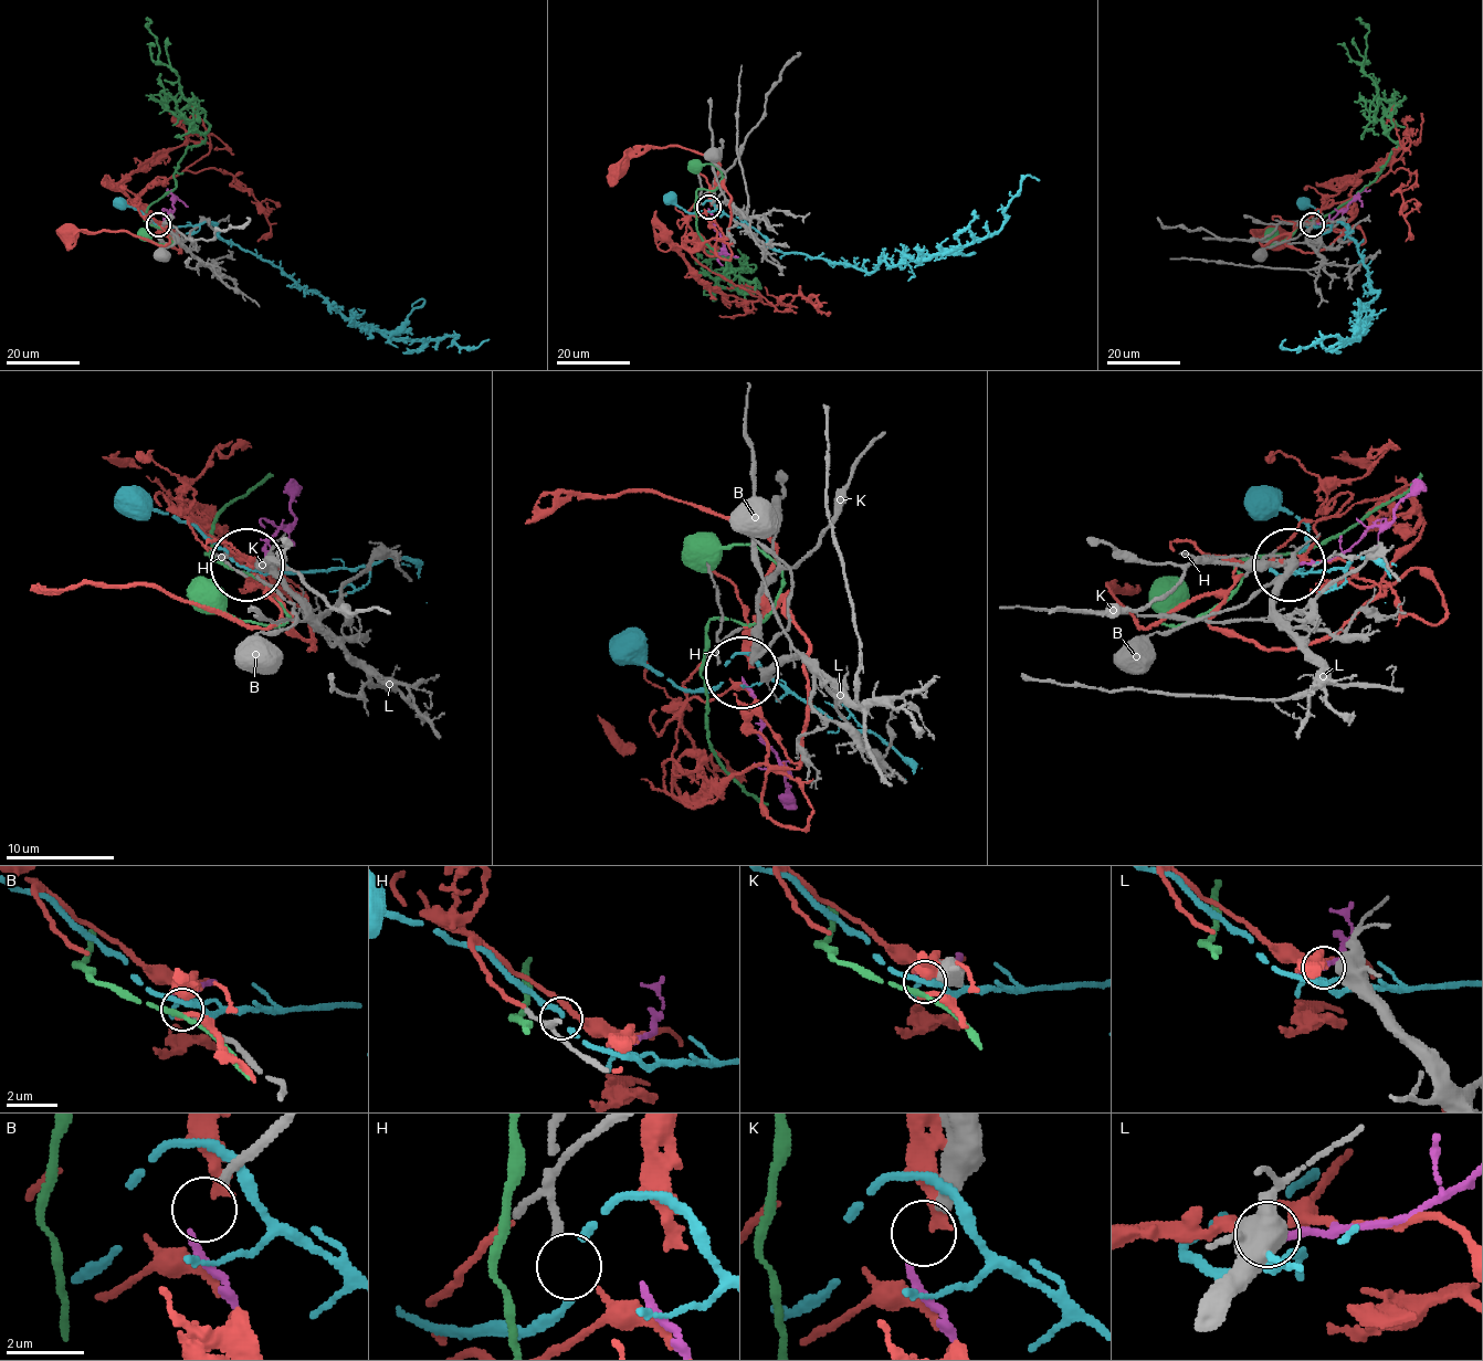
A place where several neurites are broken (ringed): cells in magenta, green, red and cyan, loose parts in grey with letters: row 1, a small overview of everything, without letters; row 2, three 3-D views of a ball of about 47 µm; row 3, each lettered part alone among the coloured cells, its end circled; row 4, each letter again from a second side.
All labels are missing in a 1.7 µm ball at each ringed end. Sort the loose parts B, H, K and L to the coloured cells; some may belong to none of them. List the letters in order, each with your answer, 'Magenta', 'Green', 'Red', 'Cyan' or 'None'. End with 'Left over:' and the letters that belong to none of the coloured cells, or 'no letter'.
B: None
H: Red
K: None
L: None
Left over: B, K, L

